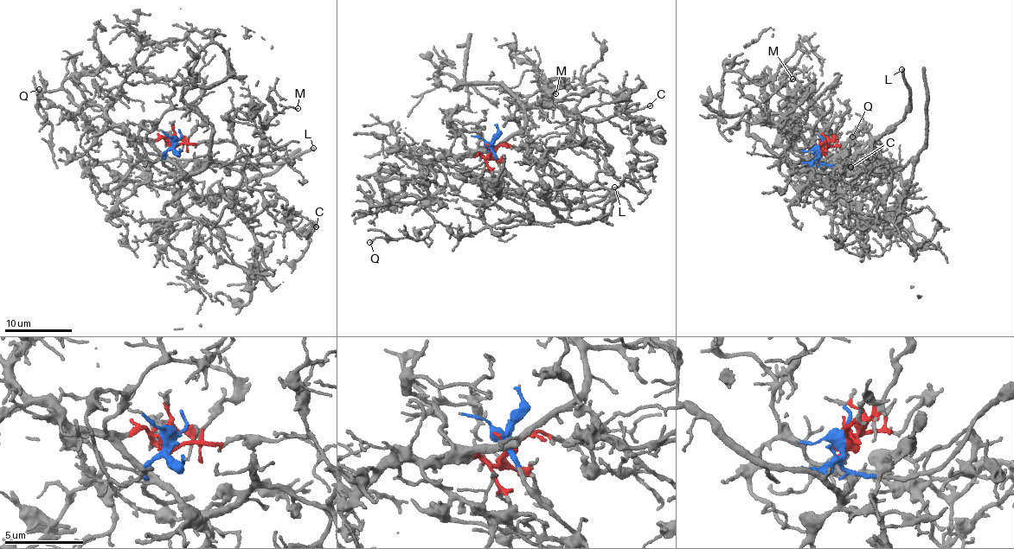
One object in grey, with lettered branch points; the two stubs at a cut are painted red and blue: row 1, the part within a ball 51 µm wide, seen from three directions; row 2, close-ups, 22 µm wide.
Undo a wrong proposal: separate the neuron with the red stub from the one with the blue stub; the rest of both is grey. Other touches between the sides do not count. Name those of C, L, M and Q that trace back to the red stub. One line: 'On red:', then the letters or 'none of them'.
On red: C, M, Q

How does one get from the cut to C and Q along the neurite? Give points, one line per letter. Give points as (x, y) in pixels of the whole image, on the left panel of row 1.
C: (173, 143), (161, 137), (153, 147), (186, 172), (210, 162), (234, 168), (278, 220), (288, 212), (317, 227)
Q: (173, 143), (127, 133), (104, 110), (86, 103), (82, 105), (92, 129), (80, 116), (50, 105), (38, 89)

